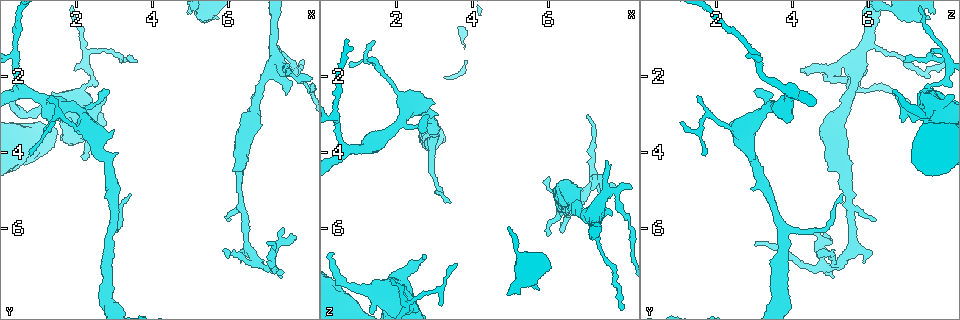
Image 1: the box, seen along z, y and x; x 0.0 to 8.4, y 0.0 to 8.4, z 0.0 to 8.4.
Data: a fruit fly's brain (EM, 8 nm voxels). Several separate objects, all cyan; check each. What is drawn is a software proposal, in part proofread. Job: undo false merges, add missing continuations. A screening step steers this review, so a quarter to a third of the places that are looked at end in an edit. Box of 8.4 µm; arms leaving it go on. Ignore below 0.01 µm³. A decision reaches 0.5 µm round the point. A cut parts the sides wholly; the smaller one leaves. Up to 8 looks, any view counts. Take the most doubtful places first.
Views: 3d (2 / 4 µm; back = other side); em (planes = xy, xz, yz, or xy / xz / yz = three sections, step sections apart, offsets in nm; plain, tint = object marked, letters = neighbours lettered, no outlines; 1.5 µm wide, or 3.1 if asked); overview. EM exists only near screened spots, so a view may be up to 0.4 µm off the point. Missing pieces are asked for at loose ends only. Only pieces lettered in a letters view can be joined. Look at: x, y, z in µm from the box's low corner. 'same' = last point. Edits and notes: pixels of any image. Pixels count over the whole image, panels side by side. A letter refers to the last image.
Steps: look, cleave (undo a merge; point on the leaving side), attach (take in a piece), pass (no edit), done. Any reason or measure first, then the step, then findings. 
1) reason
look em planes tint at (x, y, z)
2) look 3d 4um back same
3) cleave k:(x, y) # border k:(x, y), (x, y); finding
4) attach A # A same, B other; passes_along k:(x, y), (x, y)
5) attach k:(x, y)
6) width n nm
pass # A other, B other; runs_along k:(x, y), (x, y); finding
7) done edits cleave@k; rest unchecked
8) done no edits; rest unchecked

thin end
look 3d 2um at (7.55, 6.15, 4.80)

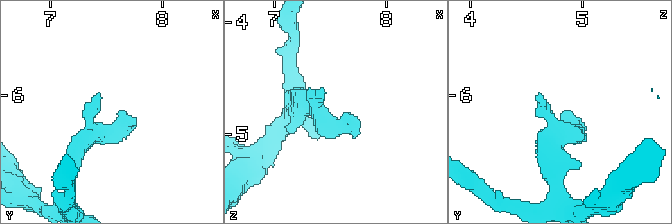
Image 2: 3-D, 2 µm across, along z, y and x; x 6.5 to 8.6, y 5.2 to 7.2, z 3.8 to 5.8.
look em xz step 8 tint at (7.62, 6.16, 4.84)

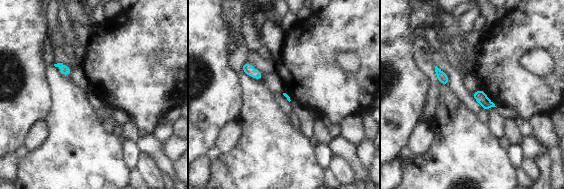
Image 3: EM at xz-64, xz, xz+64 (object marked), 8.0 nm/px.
see the neighbours
look em xz step 8 letters same

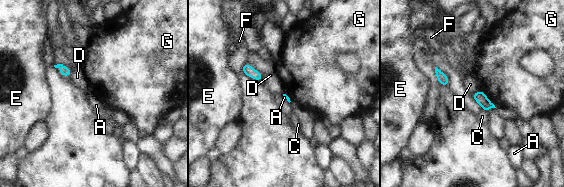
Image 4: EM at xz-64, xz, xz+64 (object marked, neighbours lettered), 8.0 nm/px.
pass # A other, C other, D other, E other, F other, G other; border 4:(72, 70), (68, 77); no lettered piece goes on from it

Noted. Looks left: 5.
thin end
look 3d 4um back at (0.80, 4.10, 1.60)

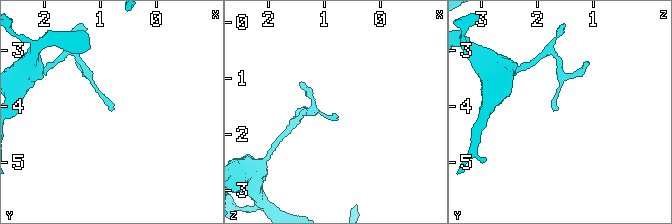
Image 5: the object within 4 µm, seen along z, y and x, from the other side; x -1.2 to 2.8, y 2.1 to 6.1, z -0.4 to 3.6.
need the tissue
look em planes tint at (0.80, 4.05, 1.70)

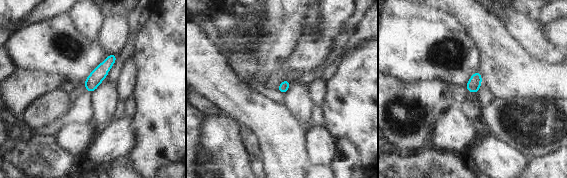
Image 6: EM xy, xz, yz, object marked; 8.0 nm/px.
look em planes letters same

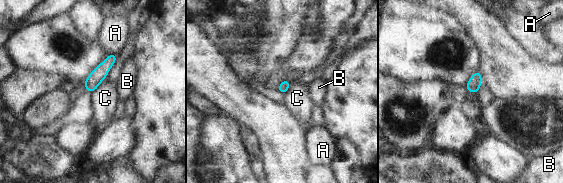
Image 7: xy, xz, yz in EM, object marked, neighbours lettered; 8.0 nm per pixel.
pass # A other, B other, C other; border 7:(105, 78), (92, 93); no lettered piece goes on from it

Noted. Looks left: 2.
an open end
look em yz step 4 letters at (6.00, 6.75, 4.75)

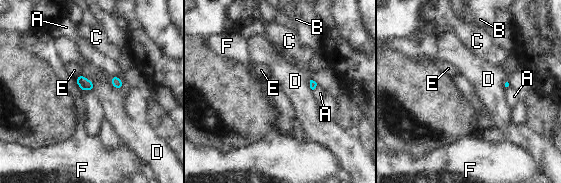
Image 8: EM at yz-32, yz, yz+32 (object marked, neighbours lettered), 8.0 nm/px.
width 100 nm
pass # A other, B other, C other, D other, E other, F other; border 8:(74, 79), (82, 91); no lettered piece goes on from it

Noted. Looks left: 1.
done no edits; rest unchecked

